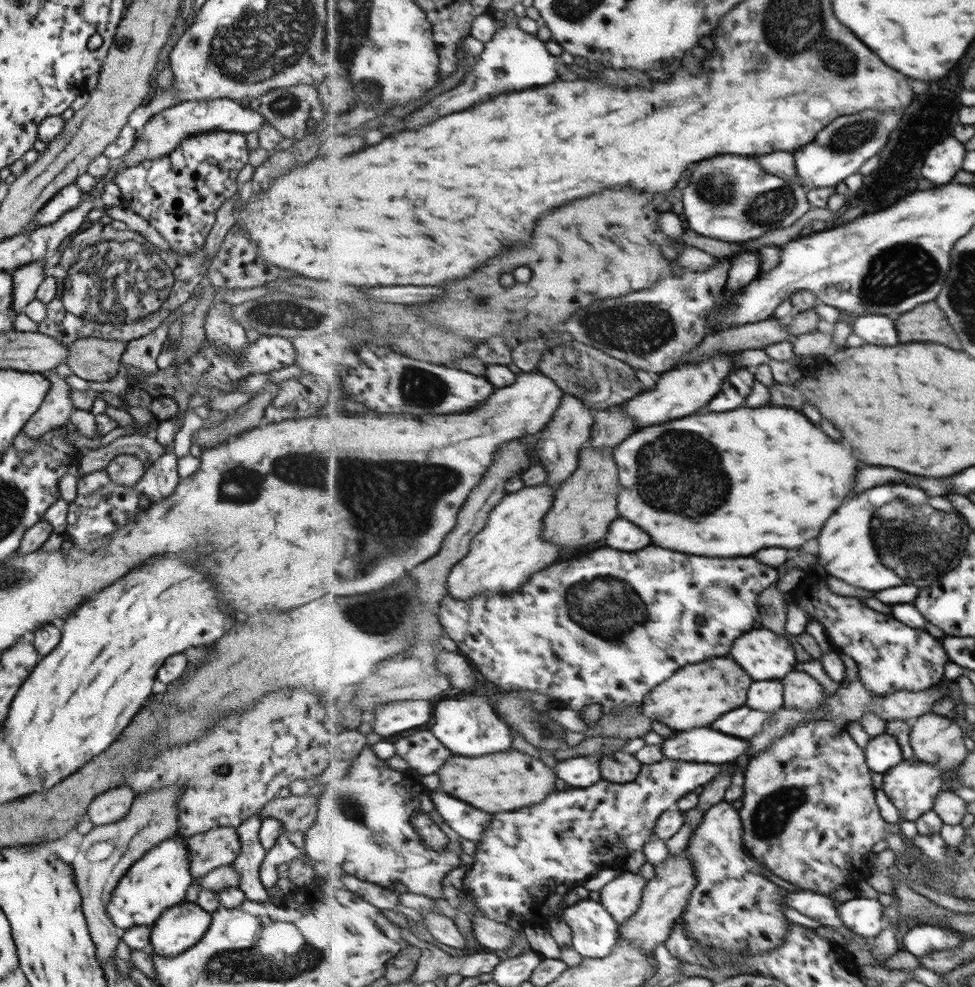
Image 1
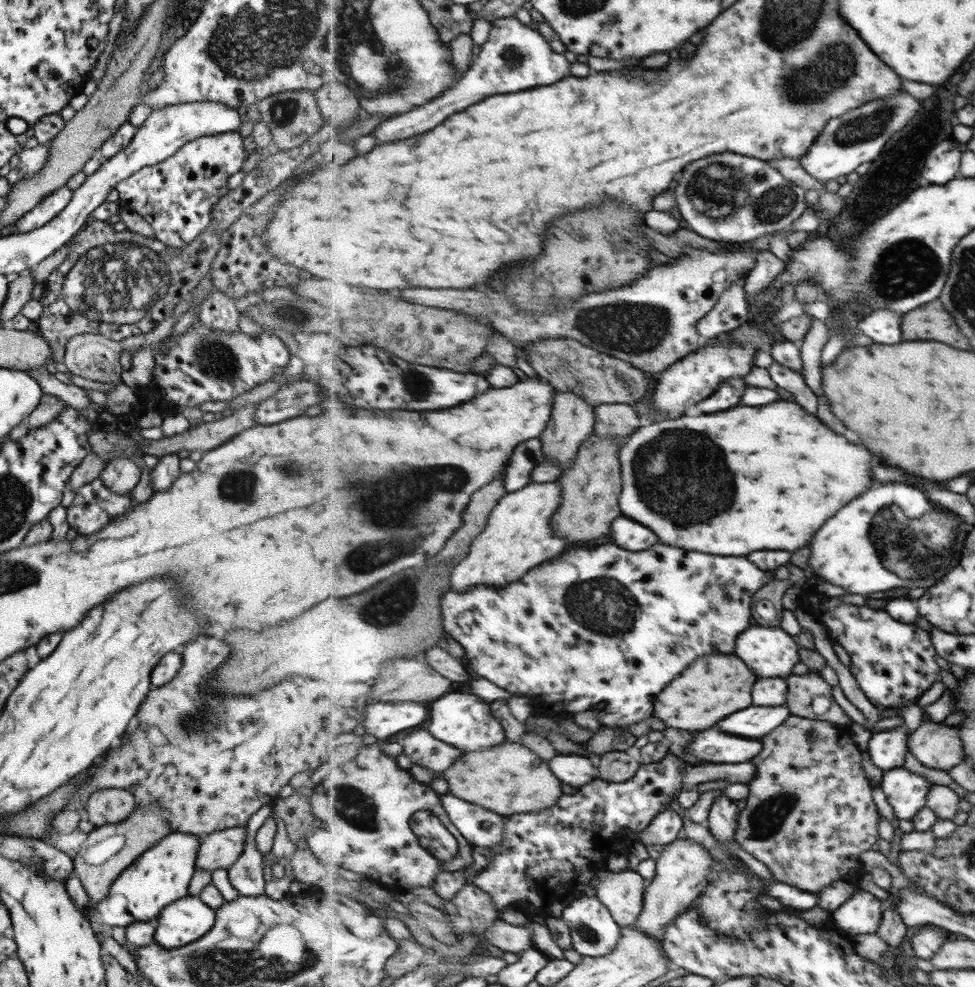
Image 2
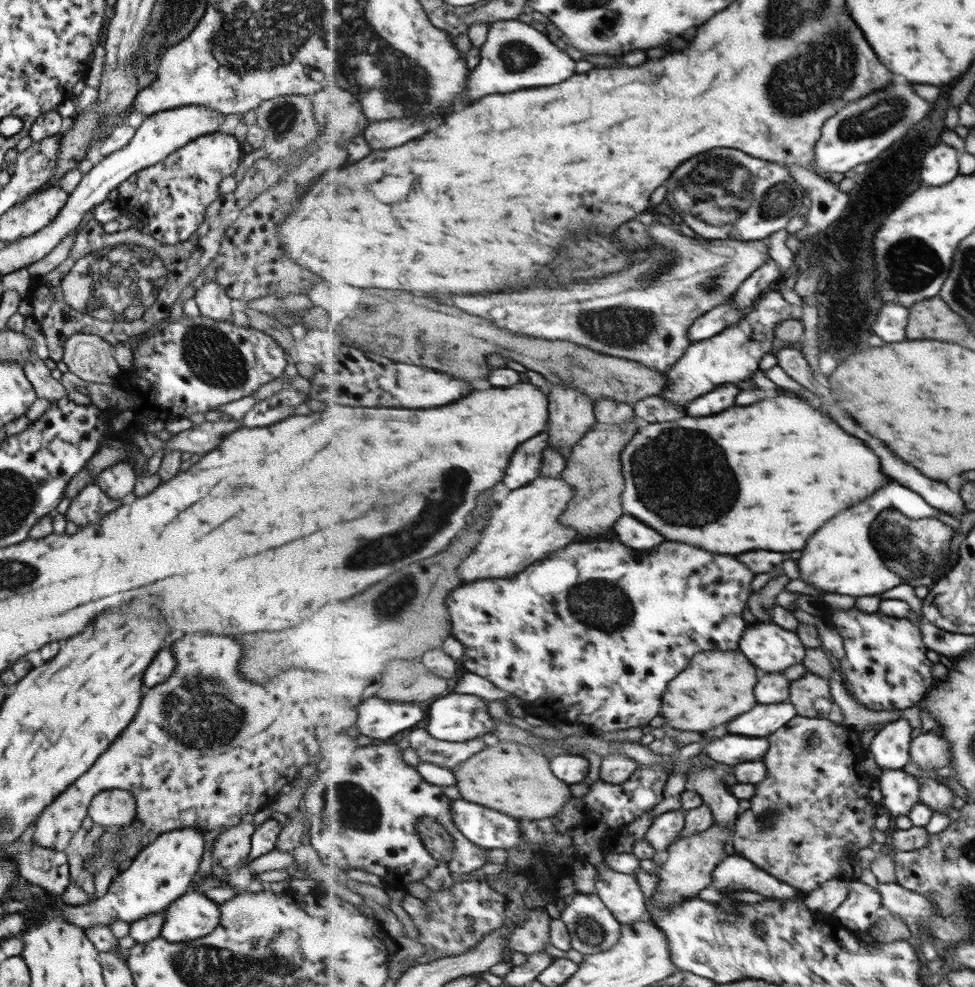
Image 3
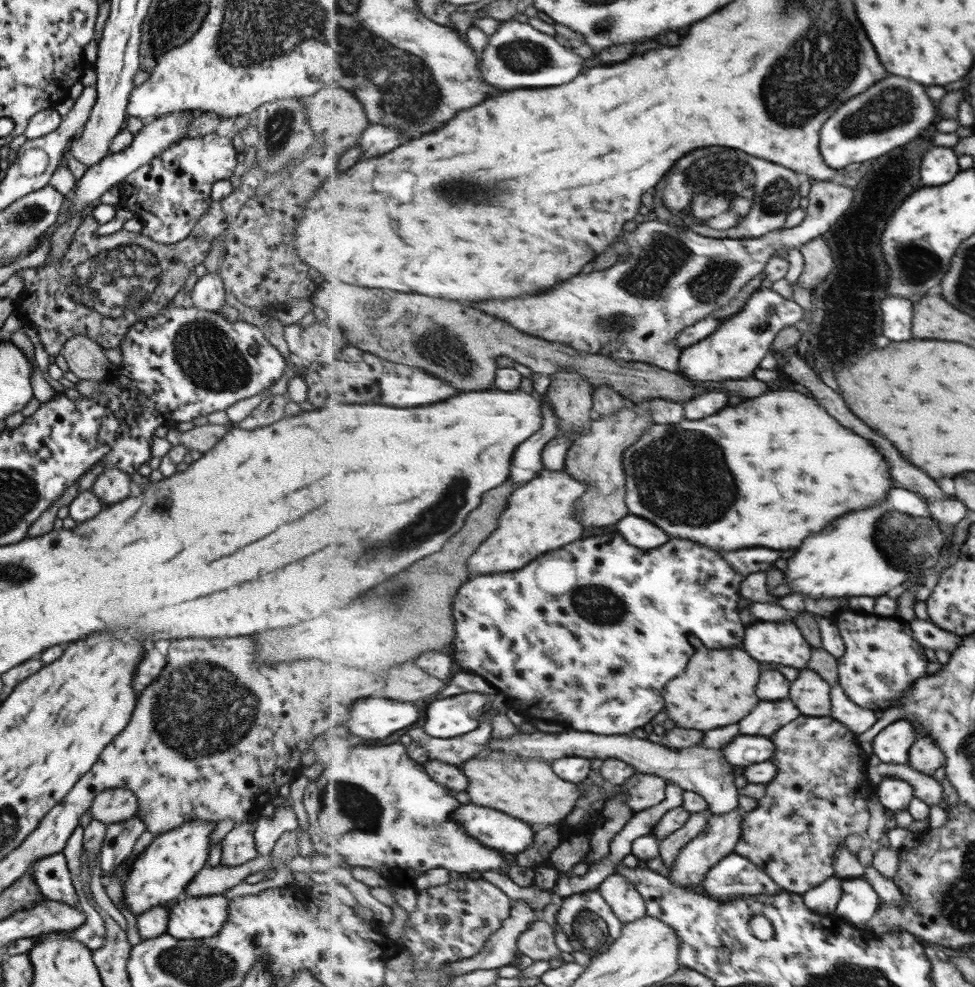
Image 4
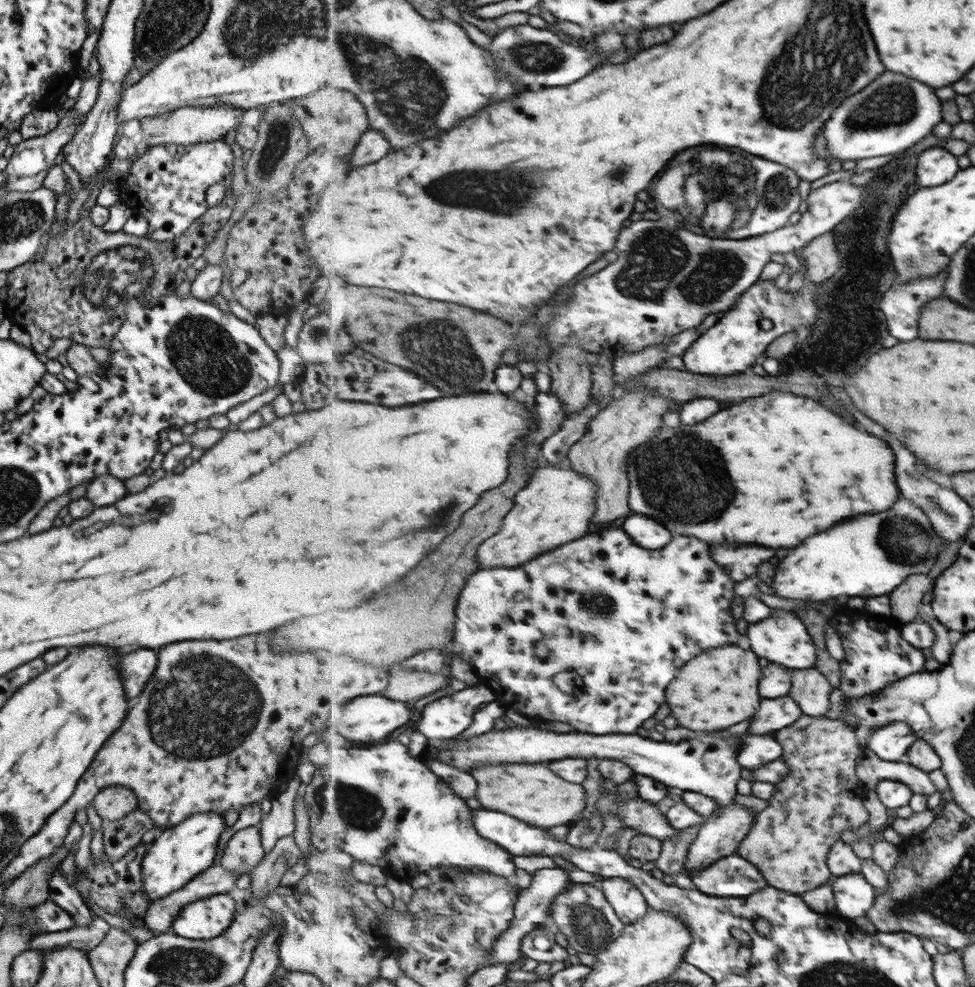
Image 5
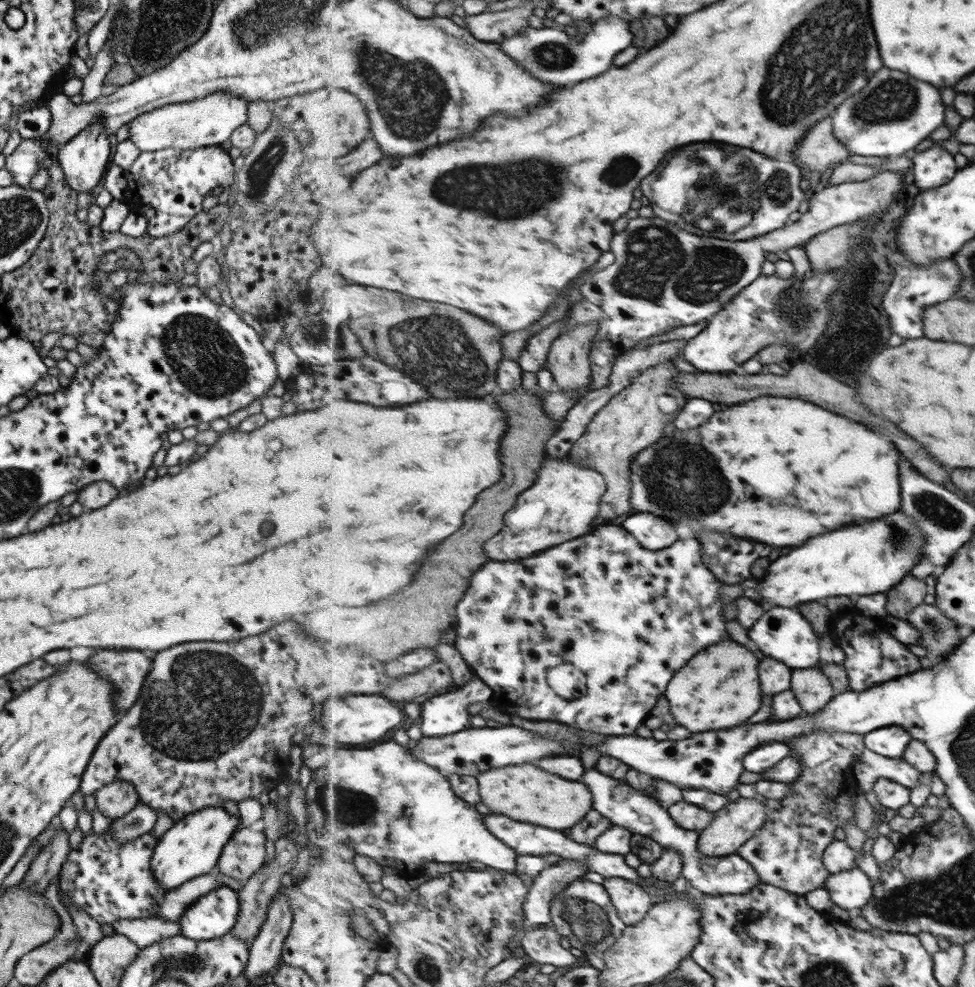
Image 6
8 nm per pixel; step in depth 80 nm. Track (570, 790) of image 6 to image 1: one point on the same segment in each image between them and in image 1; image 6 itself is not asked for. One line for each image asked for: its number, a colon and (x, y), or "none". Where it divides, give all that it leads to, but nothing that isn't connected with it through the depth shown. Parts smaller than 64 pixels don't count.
1: (505, 782)
2: (500, 779)
3: (510, 778)
4: (529, 790)
5: (531, 793)

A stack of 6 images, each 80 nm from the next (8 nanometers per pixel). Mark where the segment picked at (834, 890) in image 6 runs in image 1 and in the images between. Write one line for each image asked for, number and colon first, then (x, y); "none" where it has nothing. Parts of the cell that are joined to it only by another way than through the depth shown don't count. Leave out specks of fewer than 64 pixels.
1: (865, 916)
2: (863, 913)
3: (857, 913)
4: (859, 901)
5: (855, 896)

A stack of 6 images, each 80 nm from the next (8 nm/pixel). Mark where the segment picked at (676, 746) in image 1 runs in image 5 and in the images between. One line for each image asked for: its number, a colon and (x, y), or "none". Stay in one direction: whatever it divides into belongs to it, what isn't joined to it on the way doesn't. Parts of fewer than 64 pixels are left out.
2: (717, 747)
3: (733, 750)
4: (744, 751)
5: (758, 751)

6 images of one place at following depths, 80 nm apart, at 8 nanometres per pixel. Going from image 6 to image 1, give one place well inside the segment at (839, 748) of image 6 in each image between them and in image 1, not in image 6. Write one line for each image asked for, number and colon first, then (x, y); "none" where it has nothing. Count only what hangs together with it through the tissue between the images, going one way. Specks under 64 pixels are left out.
1: (809, 803)
2: (811, 799)
3: (814, 803)
4: (819, 797)
5: (822, 795)

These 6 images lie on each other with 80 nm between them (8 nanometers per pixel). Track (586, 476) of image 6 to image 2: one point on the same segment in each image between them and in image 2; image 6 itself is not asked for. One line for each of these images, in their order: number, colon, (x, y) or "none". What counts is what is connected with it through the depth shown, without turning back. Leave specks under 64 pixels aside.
2: (519, 536)
3: (523, 528)
4: (541, 516)
5: (556, 507)

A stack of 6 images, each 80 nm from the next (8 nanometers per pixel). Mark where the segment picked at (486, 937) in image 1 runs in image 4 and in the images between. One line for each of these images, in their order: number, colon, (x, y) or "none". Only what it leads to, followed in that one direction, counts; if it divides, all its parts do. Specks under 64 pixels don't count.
2: (512, 938)
3: (532, 936)
4: (539, 942)

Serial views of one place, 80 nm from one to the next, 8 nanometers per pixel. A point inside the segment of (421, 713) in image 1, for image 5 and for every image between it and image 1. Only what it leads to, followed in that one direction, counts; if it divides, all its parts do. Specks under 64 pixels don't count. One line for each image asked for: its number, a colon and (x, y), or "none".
2: (384, 719)
3: (382, 719)
4: (377, 718)
5: (369, 718)

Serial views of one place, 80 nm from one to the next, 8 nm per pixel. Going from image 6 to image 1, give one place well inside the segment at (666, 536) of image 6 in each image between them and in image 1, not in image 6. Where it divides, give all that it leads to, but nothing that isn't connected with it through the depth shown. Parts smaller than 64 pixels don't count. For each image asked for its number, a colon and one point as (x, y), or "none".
1: (623, 535)
2: (634, 536)
3: (633, 532)
4: (639, 532)
5: (649, 533)

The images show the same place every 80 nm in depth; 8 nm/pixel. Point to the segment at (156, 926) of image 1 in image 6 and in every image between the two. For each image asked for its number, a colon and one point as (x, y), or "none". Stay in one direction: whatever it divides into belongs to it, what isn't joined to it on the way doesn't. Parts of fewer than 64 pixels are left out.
2: (185, 920)
3: (192, 916)
4: (191, 917)
5: (204, 918)
6: (210, 916)

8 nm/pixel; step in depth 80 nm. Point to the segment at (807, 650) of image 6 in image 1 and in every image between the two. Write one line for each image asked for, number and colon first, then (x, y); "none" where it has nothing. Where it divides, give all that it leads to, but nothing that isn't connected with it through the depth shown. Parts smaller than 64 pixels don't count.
1: (765, 654)
2: (771, 651)
3: (773, 648)
4: (783, 643)
5: (783, 638)

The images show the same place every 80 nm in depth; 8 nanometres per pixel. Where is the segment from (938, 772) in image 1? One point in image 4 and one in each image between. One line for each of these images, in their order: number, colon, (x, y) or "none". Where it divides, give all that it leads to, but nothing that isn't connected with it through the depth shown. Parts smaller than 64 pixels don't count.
2: (907, 793)
3: (900, 791)
4: (896, 794)

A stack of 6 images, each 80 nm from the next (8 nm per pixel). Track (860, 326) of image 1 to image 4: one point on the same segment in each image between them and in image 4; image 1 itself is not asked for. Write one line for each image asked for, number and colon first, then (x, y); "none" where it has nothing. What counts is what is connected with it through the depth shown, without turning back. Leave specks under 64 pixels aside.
2: (884, 326)
3: (892, 327)
4: (898, 312)

